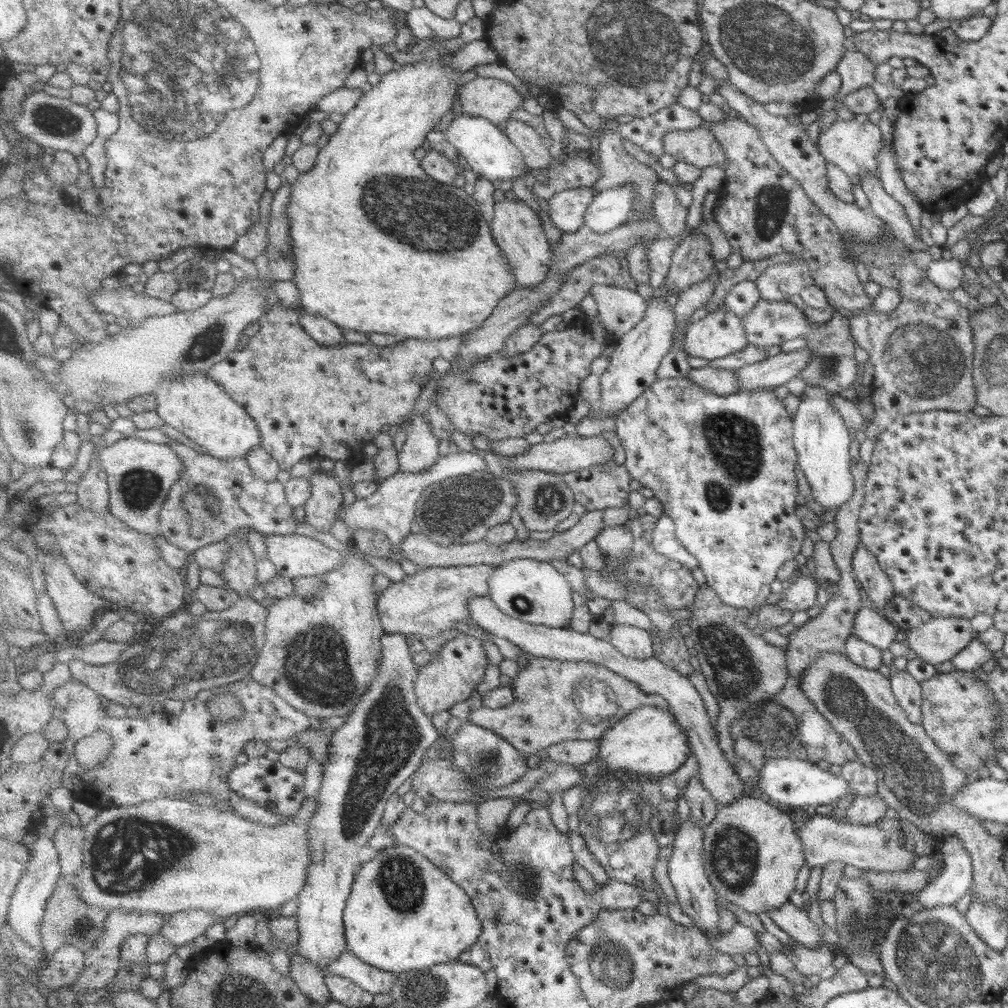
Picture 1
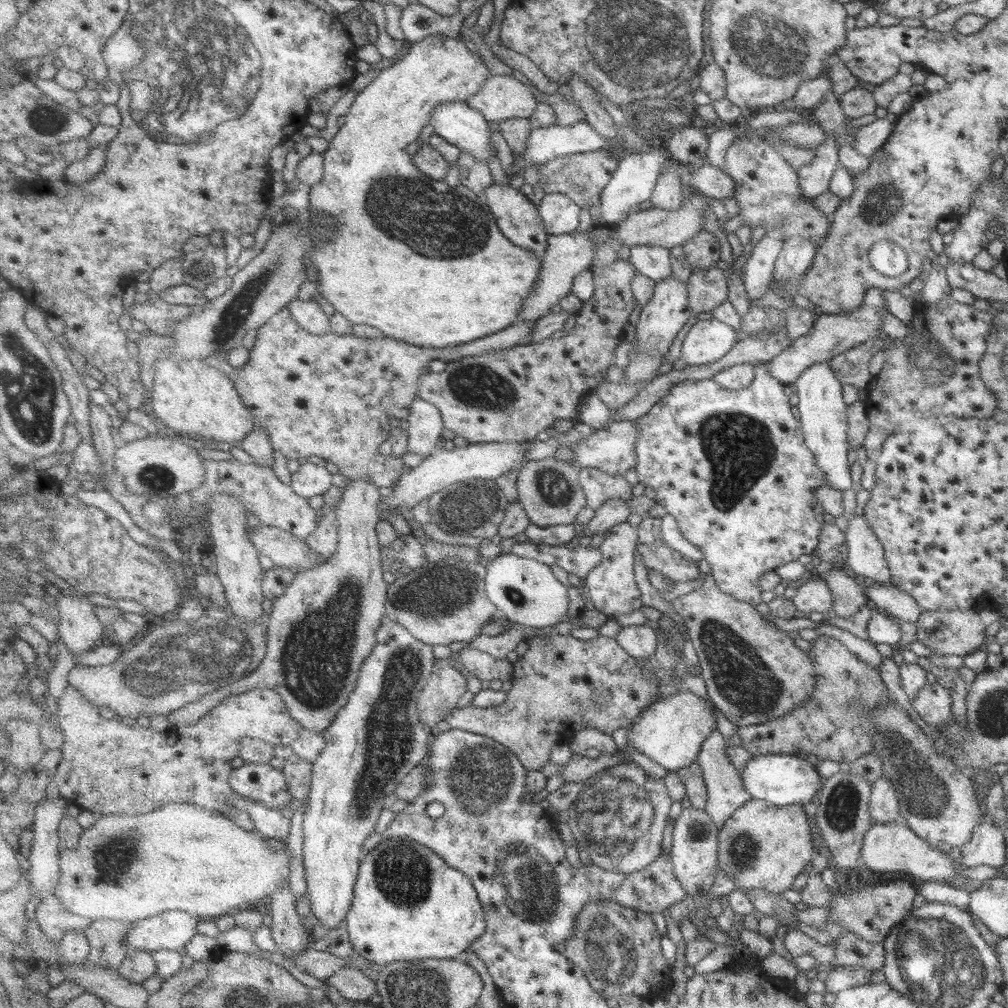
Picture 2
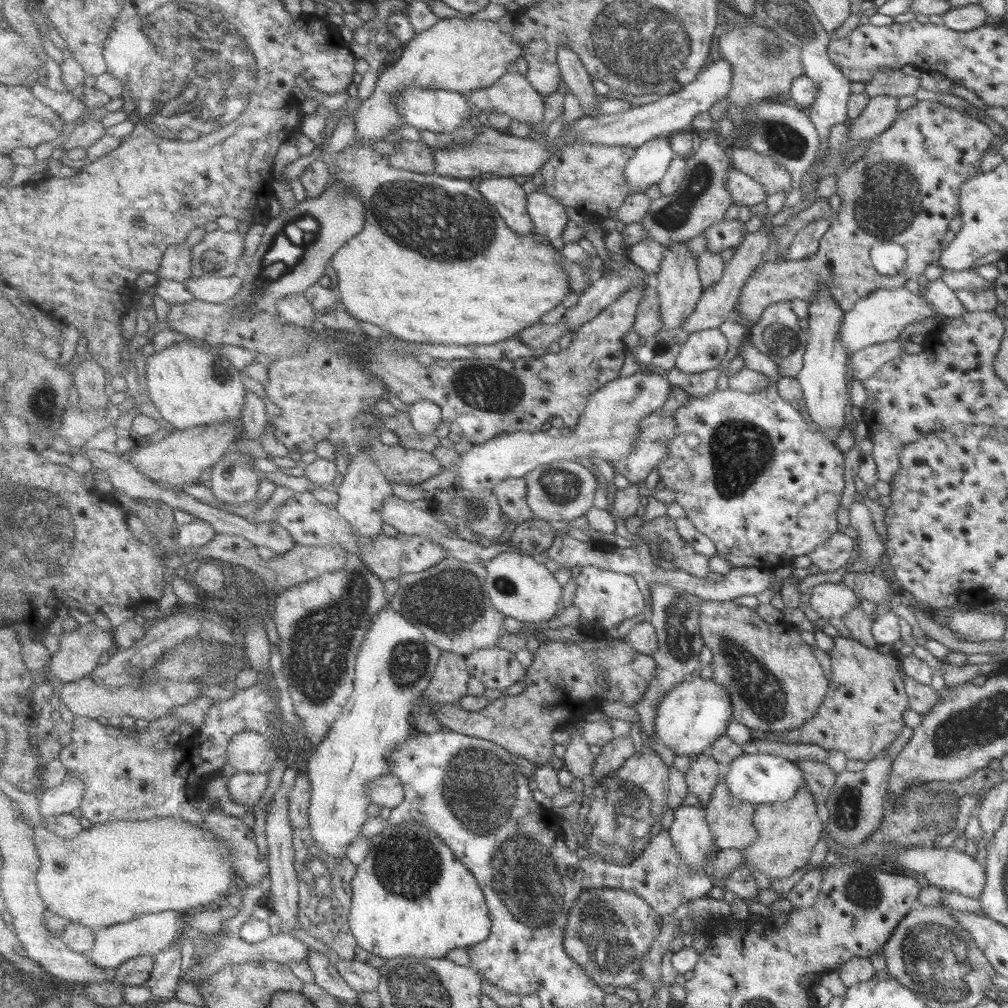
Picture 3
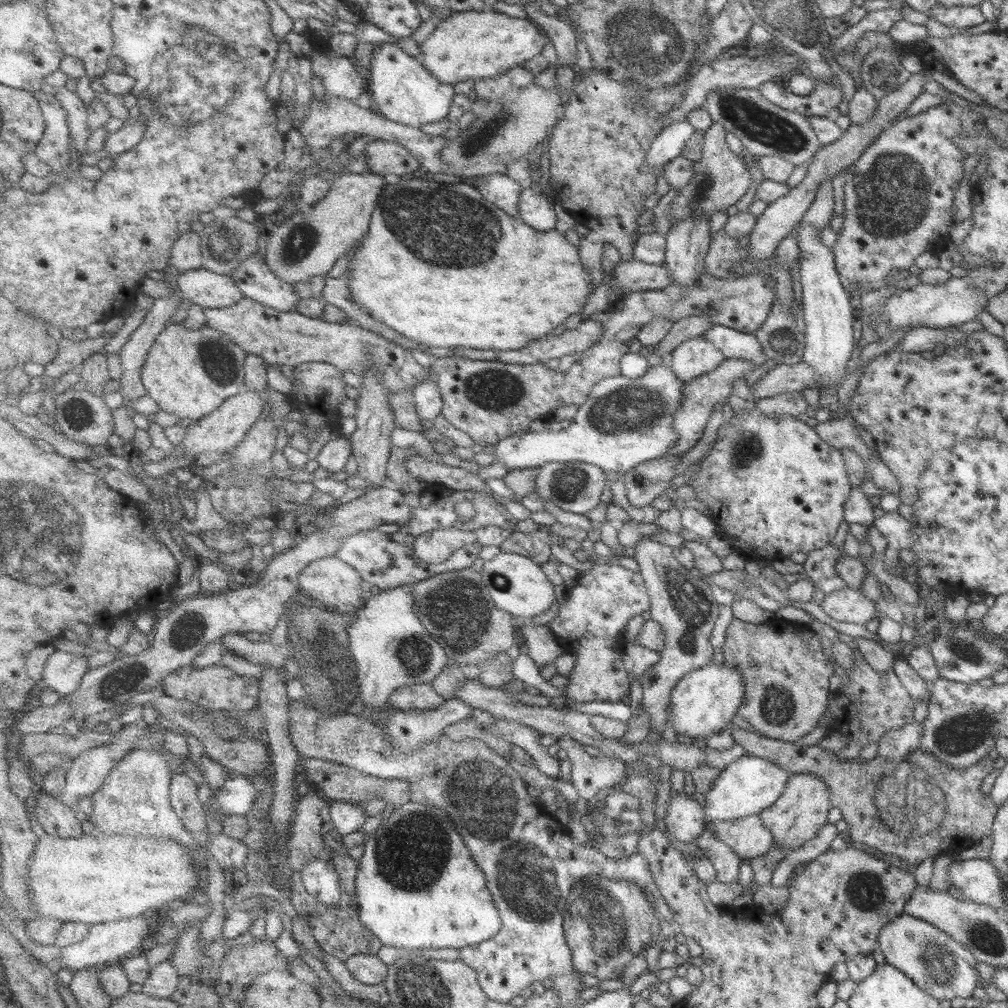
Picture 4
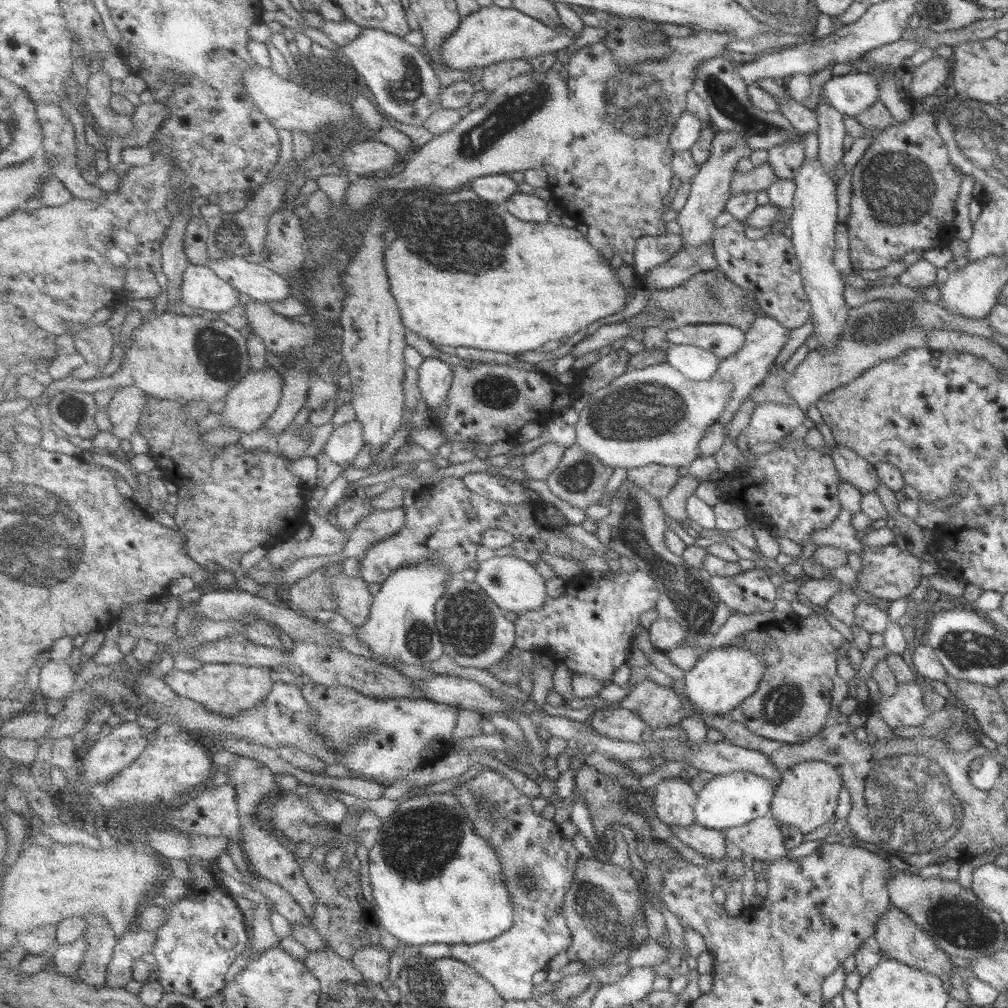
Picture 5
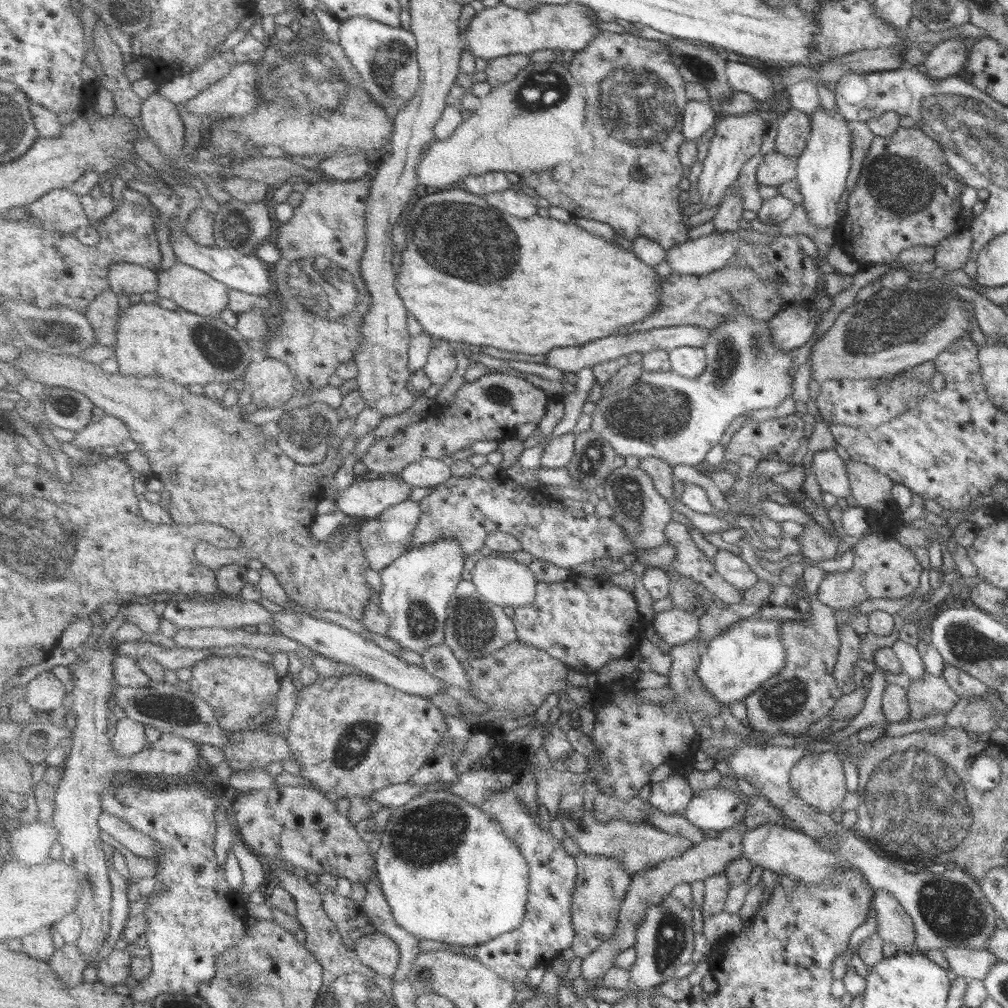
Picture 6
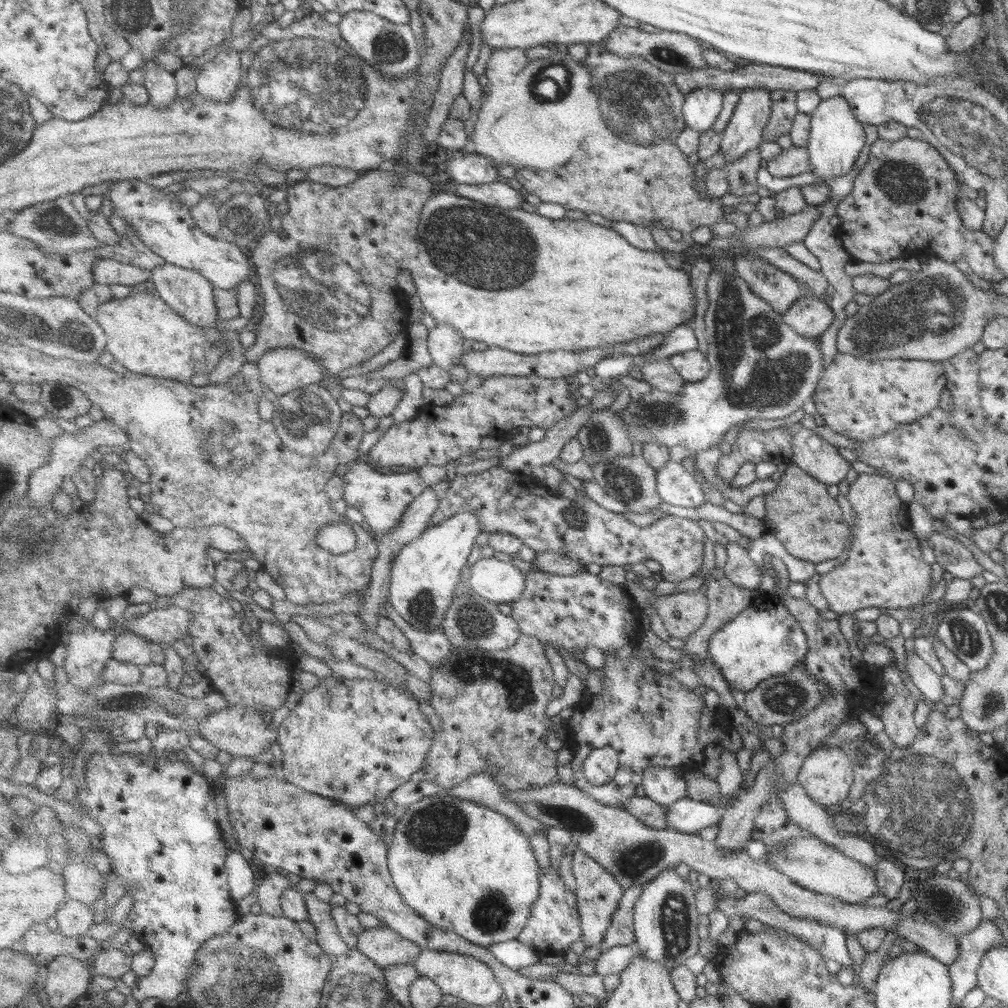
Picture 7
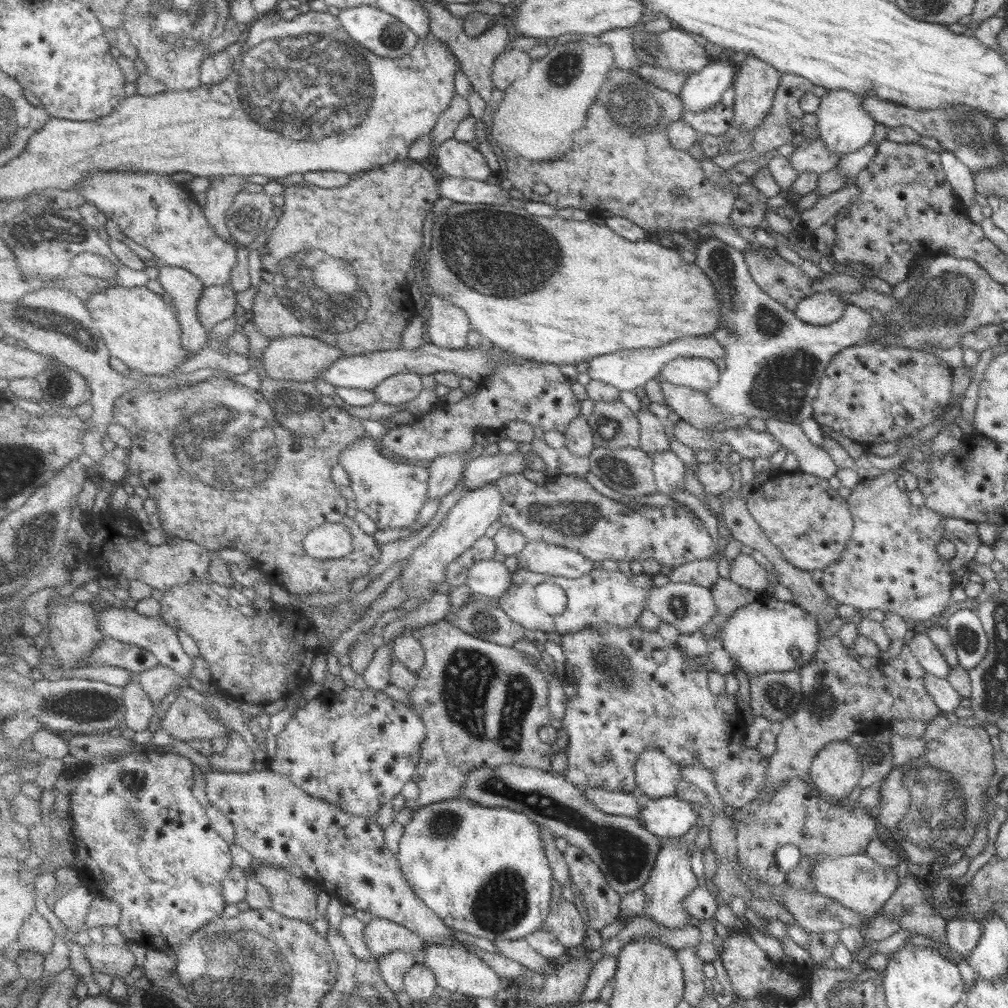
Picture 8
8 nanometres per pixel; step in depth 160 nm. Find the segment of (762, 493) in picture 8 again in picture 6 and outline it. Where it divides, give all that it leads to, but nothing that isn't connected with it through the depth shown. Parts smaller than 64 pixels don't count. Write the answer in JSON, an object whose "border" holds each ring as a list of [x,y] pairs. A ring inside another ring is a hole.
{"border":[[[815,520],[803,524],[803,531],[796,540],[801,546],[802,556],[816,562],[834,559],[839,544],[839,539],[832,537]]]}

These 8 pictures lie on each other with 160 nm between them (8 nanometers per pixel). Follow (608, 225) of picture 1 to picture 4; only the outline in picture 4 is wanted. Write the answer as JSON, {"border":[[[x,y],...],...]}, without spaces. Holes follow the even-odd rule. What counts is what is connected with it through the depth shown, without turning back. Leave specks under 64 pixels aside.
{"border":[[[690,120],[678,122],[678,124],[663,130],[650,151],[648,158],[650,168],[665,170],[672,160],[684,153],[688,141],[696,135],[696,132],[697,130]]]}

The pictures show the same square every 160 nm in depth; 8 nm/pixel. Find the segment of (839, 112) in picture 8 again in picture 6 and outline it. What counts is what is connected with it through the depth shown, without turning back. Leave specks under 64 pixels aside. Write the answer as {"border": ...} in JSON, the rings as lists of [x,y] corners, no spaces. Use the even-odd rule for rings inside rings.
{"border":[[[816,110],[812,114],[811,136],[806,149],[796,162],[796,181],[802,194],[802,205],[808,212],[813,224],[824,228],[840,222],[838,204],[846,190],[850,171],[850,130],[839,114]]]}

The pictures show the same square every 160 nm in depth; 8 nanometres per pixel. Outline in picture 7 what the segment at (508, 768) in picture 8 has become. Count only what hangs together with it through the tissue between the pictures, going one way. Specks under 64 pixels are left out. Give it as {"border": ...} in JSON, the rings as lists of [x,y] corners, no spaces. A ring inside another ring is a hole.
{"border":[[[552,783],[545,787],[513,790],[507,795],[530,816],[542,820],[549,827],[558,826],[569,830],[573,834],[575,846],[584,849],[616,875],[626,891],[635,885],[646,885],[670,867],[675,868],[680,862],[685,862],[693,870],[706,874],[712,880],[733,879],[747,894],[767,894],[780,910],[790,916],[818,921],[840,928],[850,935],[877,927],[886,931],[893,930],[897,936],[924,948],[927,955],[937,958],[945,965],[952,964],[958,958],[957,938],[936,926],[931,920],[916,919],[914,914],[901,917],[901,907],[890,909],[887,904],[880,907],[850,904],[830,895],[806,890],[794,884],[770,863],[763,860],[754,861],[746,850],[728,852],[721,849],[715,840],[704,840],[699,834],[688,834],[674,828],[660,830],[648,826],[624,807],[605,805],[577,785],[562,786],[560,783]]]}

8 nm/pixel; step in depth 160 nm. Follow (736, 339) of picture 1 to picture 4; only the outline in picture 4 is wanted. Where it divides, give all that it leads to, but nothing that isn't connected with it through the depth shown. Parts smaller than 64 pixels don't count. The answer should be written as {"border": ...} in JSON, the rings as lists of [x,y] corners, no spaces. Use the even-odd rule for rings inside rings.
{"border":[[[704,335],[681,344],[673,352],[670,364],[683,381],[692,382],[720,368],[726,360],[728,355]]]}

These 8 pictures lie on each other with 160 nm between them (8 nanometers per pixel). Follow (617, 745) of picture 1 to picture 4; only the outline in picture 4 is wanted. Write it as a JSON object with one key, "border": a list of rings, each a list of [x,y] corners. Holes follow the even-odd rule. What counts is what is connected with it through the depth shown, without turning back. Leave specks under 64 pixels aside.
{"border":[[[710,664],[702,670],[694,670],[688,674],[673,692],[674,728],[678,735],[686,735],[694,741],[697,738],[712,737],[725,730],[731,730],[732,720],[736,718],[738,709],[745,700],[745,684],[738,670],[726,664]]]}

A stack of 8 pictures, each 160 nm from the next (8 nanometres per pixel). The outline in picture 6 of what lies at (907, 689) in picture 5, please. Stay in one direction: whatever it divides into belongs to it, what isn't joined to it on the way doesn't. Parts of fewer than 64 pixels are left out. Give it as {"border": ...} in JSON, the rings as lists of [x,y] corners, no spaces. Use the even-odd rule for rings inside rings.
{"border":[[[927,673],[922,679],[910,679],[907,695],[909,720],[947,713],[959,701],[959,696],[941,677]]]}

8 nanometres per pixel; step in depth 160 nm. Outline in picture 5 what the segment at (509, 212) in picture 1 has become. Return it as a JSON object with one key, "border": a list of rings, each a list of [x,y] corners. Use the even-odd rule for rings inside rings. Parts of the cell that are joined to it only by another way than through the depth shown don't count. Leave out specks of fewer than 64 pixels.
{"border":[[[507,174],[488,175],[475,179],[473,190],[485,200],[492,203],[498,203],[501,206],[518,194],[518,182],[510,178]]]}

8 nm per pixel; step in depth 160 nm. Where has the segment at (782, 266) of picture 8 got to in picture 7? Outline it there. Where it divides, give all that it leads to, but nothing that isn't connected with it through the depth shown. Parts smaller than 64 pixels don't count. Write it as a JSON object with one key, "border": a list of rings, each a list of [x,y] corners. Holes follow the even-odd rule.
{"border":[[[738,256],[735,264],[738,274],[749,283],[750,290],[770,303],[770,306],[781,315],[801,296],[800,288],[793,276],[763,262],[758,257]]]}

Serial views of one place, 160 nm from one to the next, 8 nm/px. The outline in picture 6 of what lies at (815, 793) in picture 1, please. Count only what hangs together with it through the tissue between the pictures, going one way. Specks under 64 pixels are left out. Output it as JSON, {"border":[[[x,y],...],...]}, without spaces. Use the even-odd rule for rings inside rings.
{"border":[[[724,786],[708,789],[693,798],[685,810],[686,818],[705,830],[723,831],[744,822],[746,818],[745,800],[738,790]]]}

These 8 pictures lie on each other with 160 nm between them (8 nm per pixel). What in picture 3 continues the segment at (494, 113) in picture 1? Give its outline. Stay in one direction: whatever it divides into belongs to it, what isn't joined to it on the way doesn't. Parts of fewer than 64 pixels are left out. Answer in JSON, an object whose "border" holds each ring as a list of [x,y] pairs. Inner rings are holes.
{"border":[[[510,72],[494,86],[471,92],[477,110],[496,110],[522,123],[538,124],[546,118],[543,94],[530,82],[527,75]]]}

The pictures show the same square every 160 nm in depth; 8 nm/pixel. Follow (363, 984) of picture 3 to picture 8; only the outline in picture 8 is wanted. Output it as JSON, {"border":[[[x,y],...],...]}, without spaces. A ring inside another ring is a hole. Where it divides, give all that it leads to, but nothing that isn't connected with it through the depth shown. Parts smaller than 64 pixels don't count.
{"border":[[[375,916],[367,925],[365,937],[376,959],[391,952],[404,951],[414,955],[418,951],[426,951],[429,948],[426,939],[415,930],[379,916]]]}

